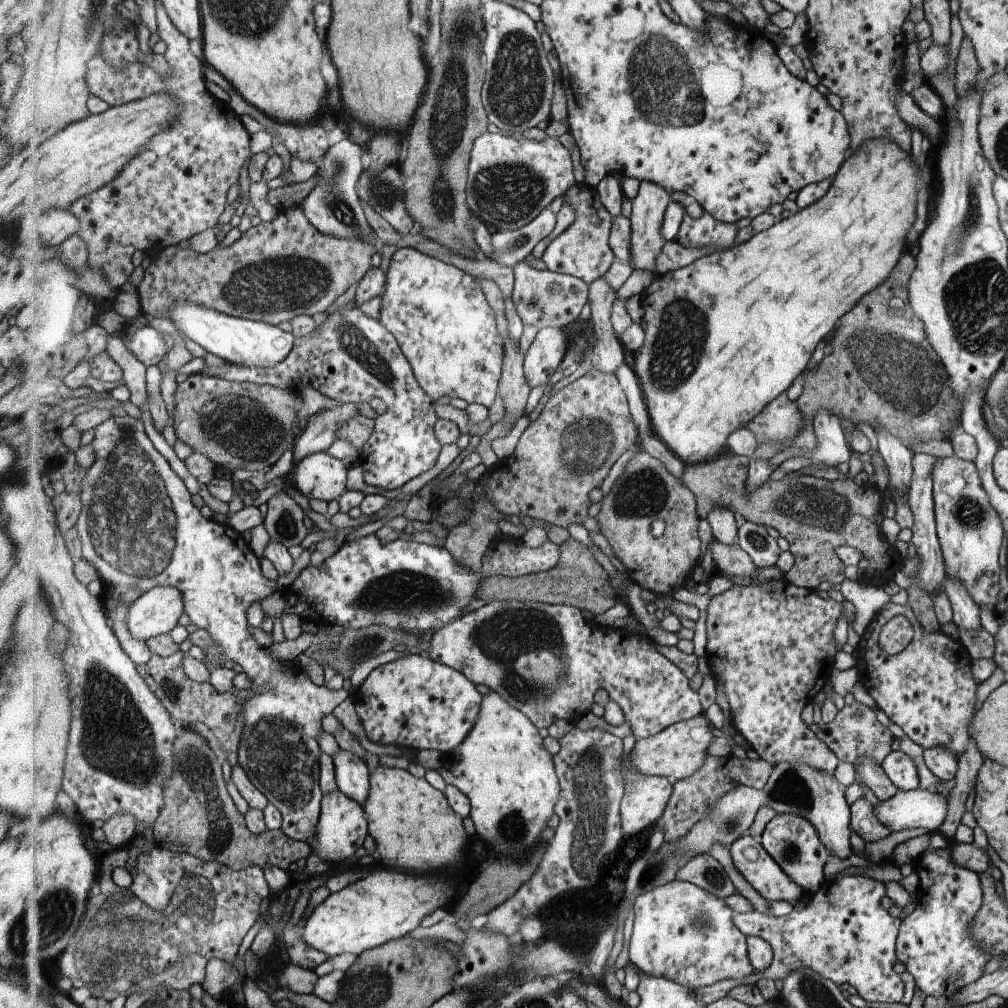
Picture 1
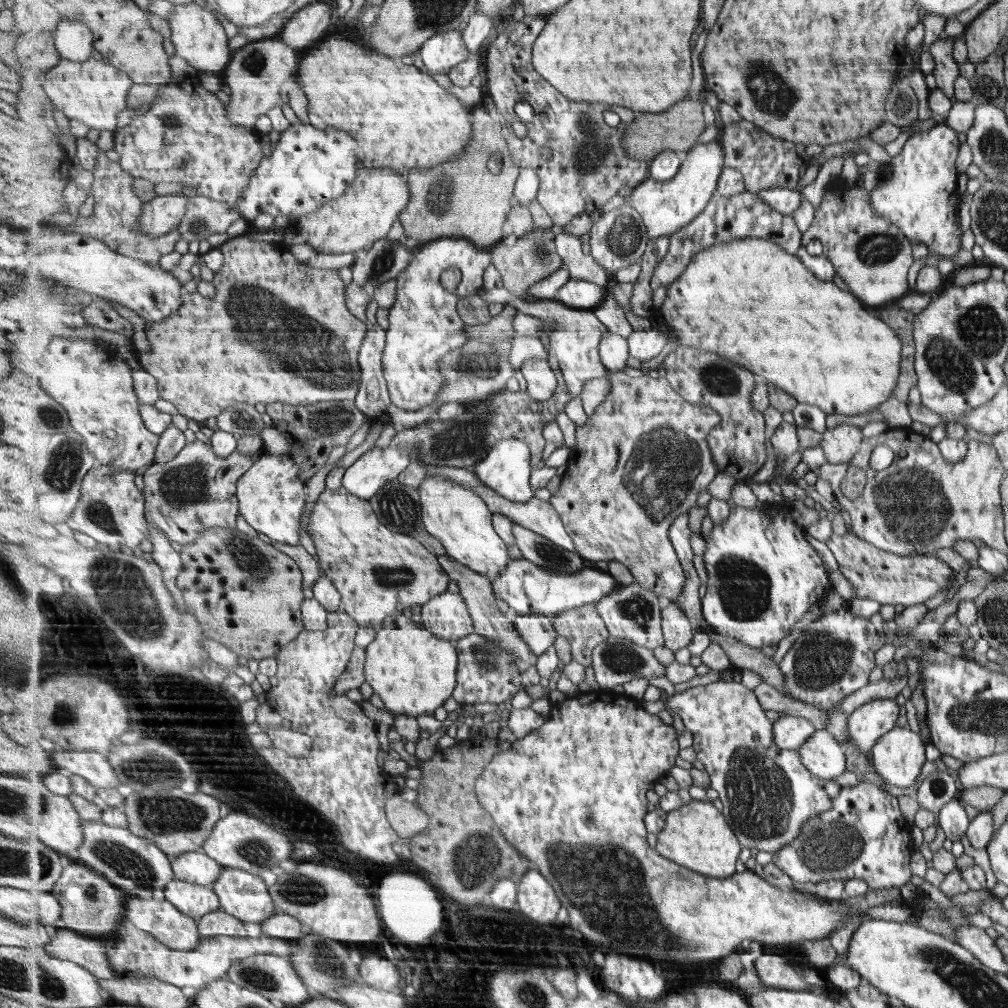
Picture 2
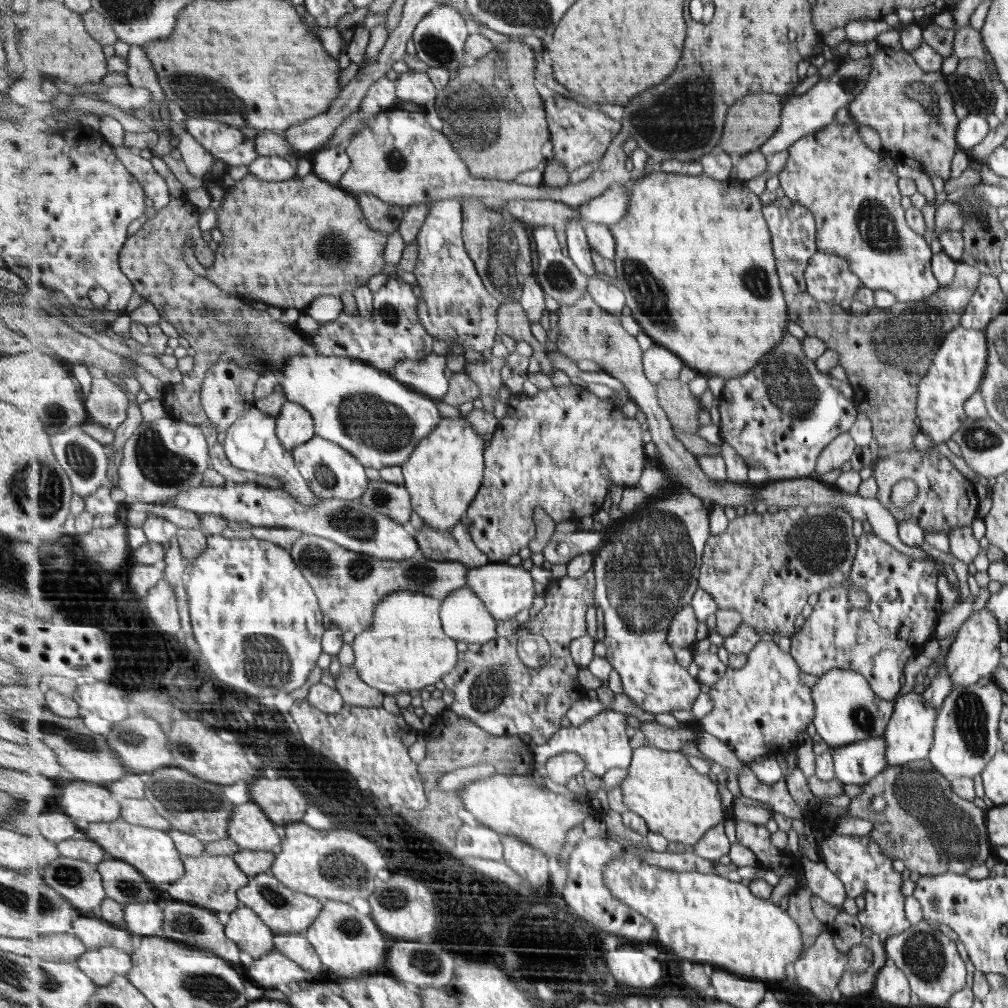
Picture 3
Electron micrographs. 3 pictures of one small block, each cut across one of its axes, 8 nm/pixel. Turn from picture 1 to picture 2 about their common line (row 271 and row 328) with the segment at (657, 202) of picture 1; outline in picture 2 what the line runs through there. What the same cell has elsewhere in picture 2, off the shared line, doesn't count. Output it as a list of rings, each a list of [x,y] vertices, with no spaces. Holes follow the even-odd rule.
[[[655,328],[635,330],[627,339],[630,356],[641,362],[657,358],[665,349],[665,345],[667,345],[665,333]]]

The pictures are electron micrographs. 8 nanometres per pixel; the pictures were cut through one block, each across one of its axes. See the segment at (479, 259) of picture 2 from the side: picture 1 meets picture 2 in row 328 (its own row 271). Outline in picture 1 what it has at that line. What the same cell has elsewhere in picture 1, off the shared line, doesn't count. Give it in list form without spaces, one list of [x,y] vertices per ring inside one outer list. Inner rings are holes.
[[[398,246],[386,276],[380,321],[396,336],[402,351],[412,364],[417,382],[431,399],[436,401],[447,396],[450,399],[464,399],[468,405],[478,403],[487,407],[493,406],[497,394],[500,393],[505,342],[497,328],[495,310],[475,277],[415,248]]]

